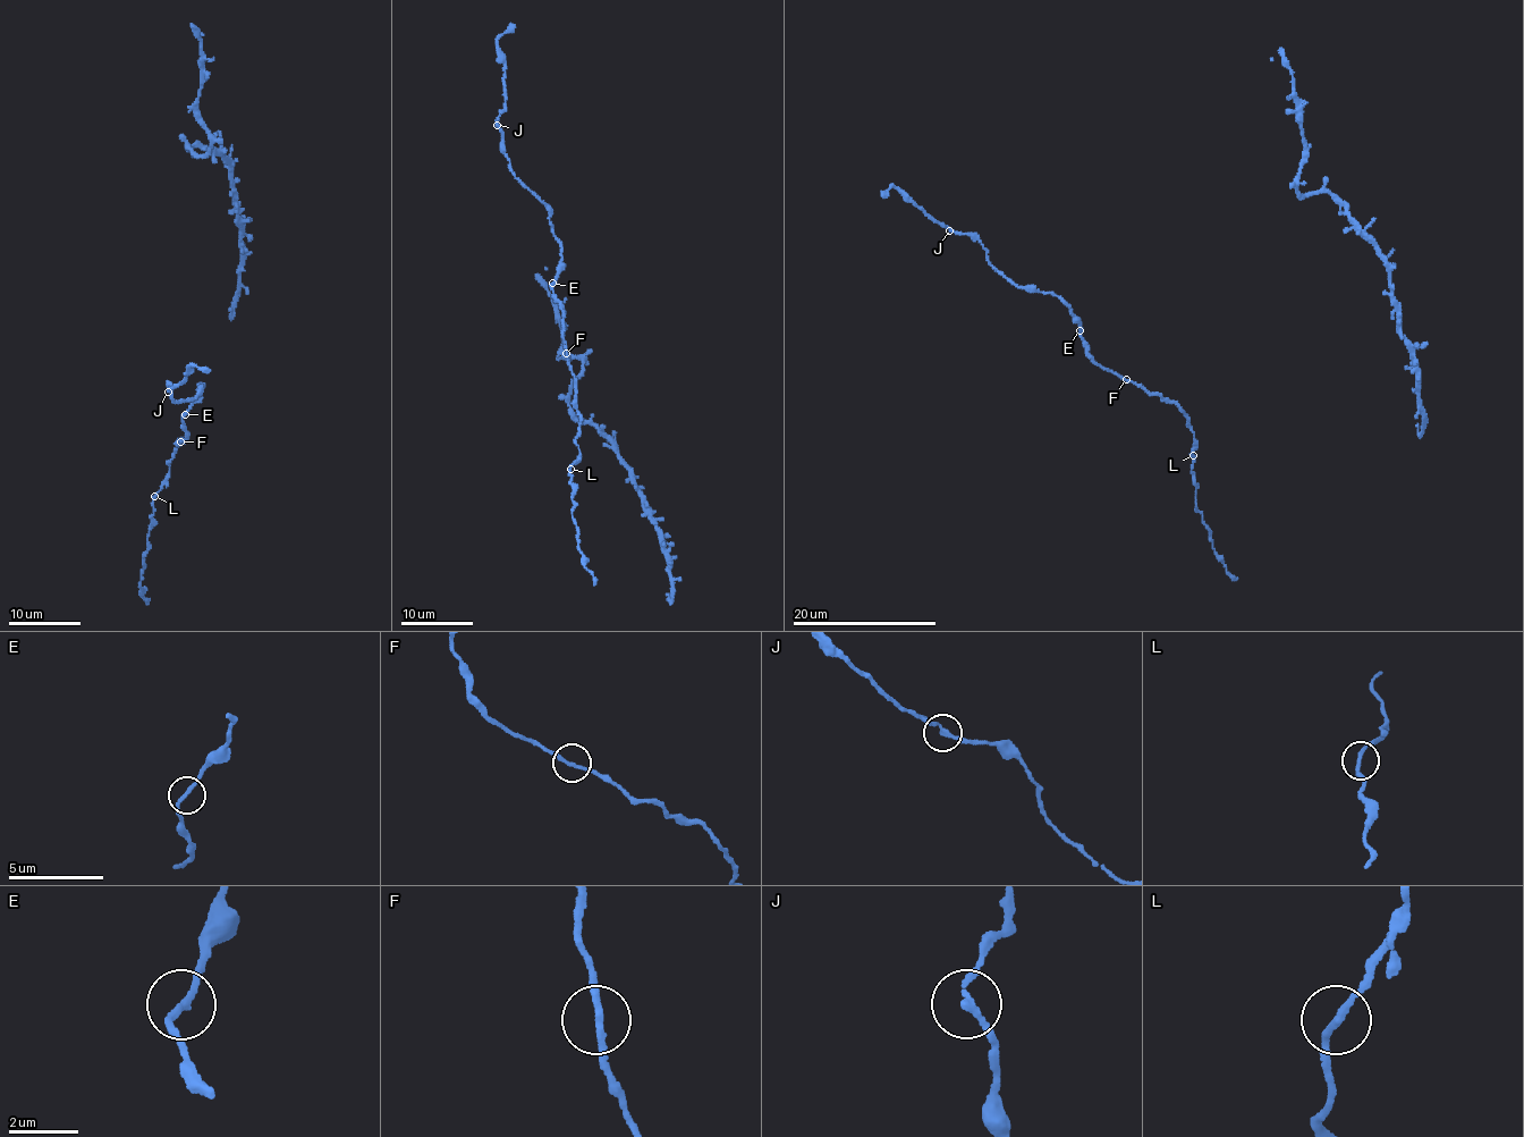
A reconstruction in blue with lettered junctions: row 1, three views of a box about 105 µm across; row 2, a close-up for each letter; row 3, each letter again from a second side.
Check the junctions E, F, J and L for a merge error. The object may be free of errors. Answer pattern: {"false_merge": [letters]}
{"false_merge": []}

